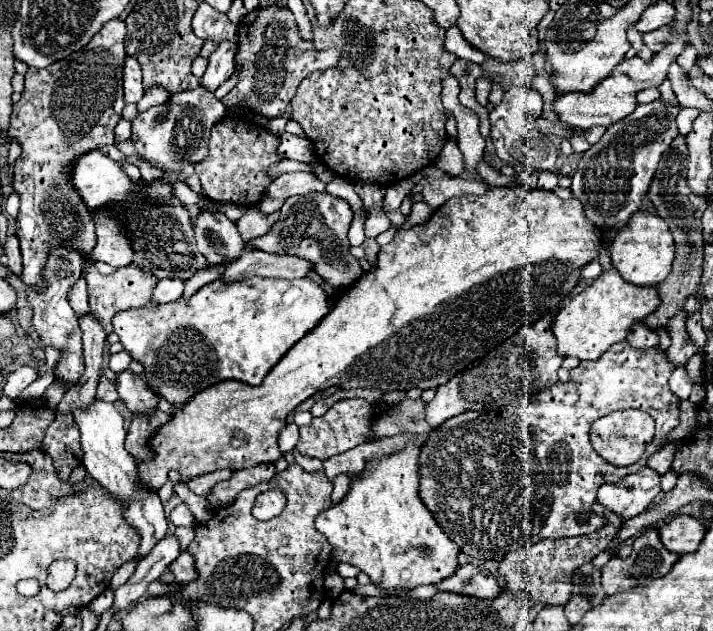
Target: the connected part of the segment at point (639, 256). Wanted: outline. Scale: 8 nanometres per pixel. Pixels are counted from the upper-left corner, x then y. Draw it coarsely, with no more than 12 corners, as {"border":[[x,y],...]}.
{"border":[[634,212],[610,246],[626,282],[658,286],[674,240],[652,212]]}

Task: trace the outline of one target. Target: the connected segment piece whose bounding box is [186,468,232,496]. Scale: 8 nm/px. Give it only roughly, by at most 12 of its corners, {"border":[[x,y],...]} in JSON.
{"border":[[232,470],[210,472],[186,480],[198,496],[206,496],[216,482],[228,480]]}

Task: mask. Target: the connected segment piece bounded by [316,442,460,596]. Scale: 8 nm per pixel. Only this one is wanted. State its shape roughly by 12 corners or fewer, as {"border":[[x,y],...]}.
{"border":[[410,442],[316,518],[334,560],[390,596],[460,550],[420,504]]}

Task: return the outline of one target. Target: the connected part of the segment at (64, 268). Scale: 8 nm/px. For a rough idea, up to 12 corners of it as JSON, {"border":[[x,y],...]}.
{"border":[[58,248],[48,256],[44,292],[28,290],[32,324],[60,348],[54,374],[68,386],[84,374],[78,320],[66,296],[84,256]]}

